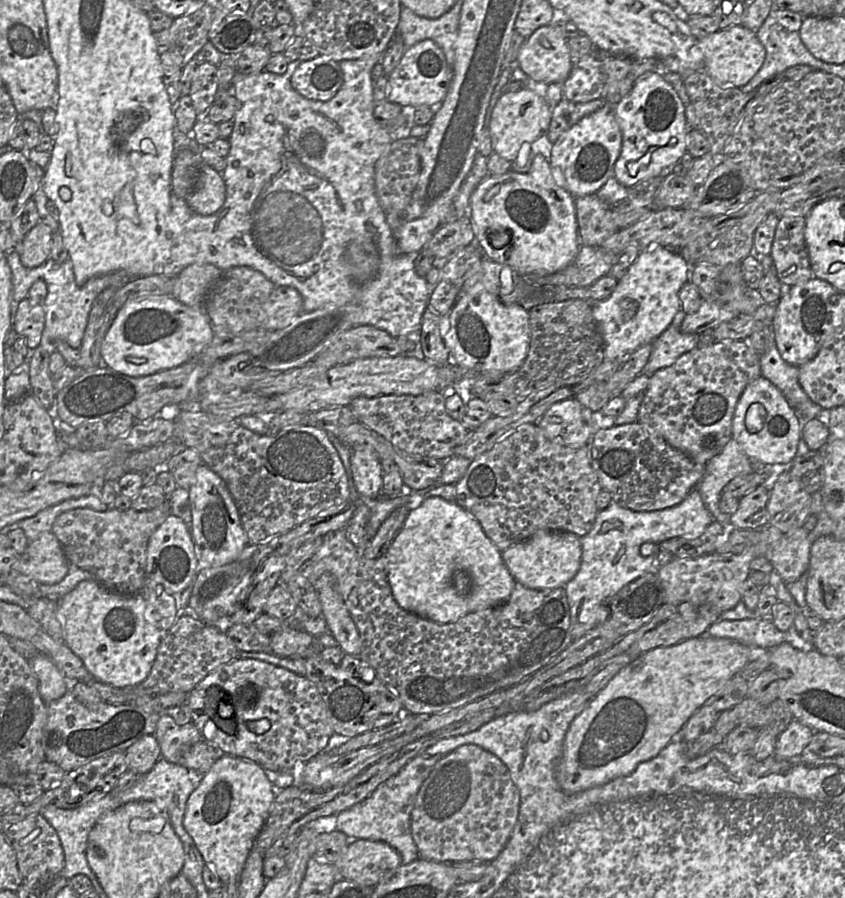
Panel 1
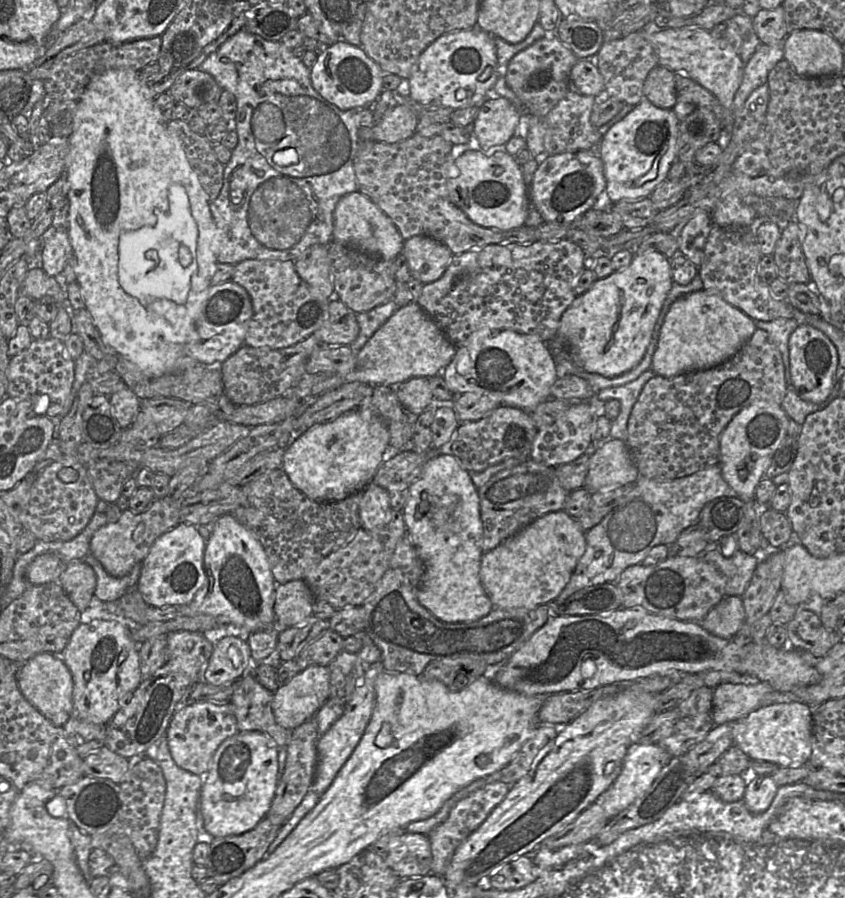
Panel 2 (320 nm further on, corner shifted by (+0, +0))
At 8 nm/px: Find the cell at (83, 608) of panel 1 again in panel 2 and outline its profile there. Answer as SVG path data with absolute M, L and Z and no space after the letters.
M117 621L80 623L59 655L73 680L73 716L106 726L141 682L139 654L130 629Z

